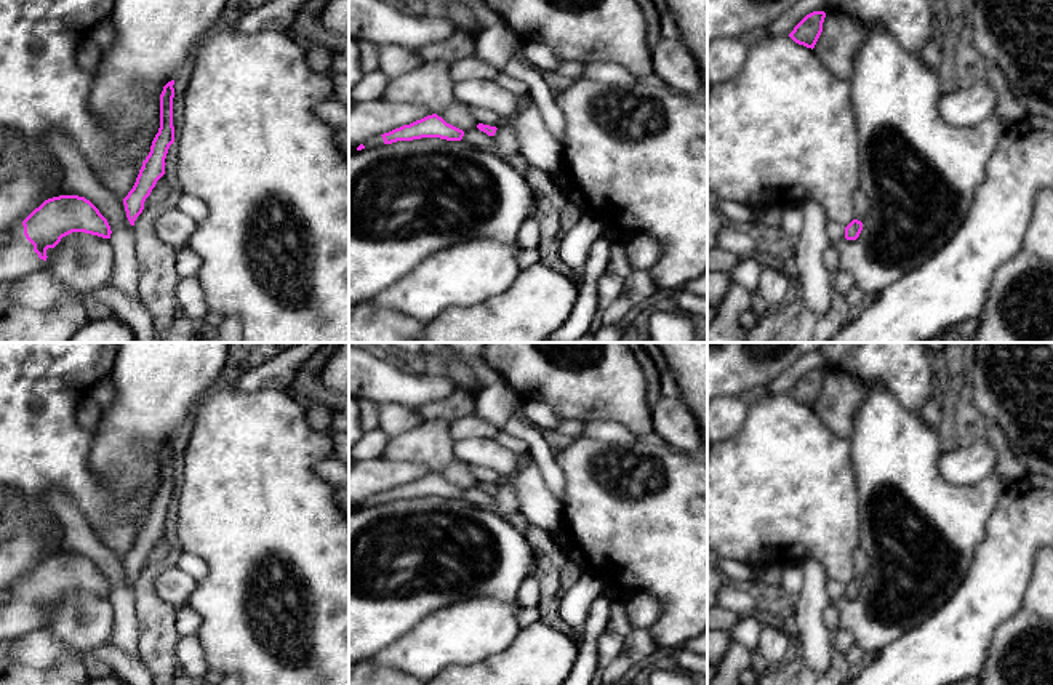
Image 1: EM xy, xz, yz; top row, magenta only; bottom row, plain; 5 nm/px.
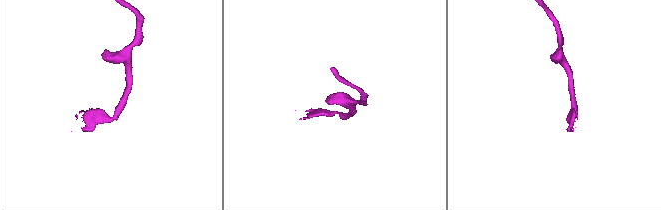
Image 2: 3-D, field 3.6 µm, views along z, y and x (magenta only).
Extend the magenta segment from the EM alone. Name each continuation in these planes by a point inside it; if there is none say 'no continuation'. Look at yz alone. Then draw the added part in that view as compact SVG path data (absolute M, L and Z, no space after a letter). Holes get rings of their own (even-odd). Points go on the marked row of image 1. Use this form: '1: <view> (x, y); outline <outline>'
no continuation

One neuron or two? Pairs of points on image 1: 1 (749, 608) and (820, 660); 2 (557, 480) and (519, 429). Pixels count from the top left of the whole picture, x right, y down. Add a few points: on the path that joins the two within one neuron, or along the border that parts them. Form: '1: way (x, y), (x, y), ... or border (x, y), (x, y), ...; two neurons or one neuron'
1: border (789, 621), (794, 632); two neurons
2: way (548, 468), (532, 439); one neuron

